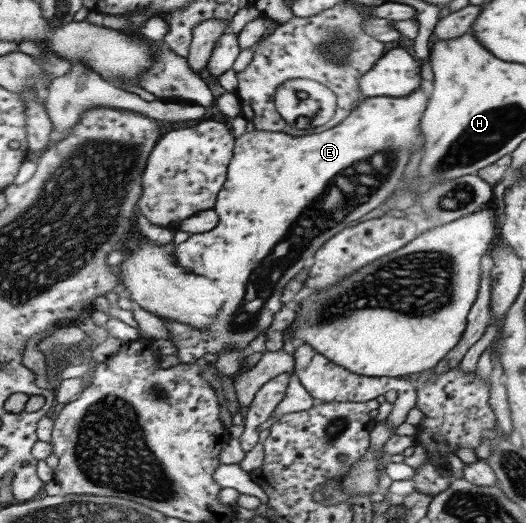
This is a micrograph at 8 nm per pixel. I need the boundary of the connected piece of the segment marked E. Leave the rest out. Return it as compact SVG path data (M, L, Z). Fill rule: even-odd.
M419 87L407 97L369 98L357 105L343 123L327 131L291 136L255 129L244 132L236 139L226 185L220 191L214 207L220 215L219 225L207 234L193 234L187 241L177 245L178 262L183 267L190 267L190 273L207 277L225 301L218 319L208 329L197 329L174 319L160 317L178 349L179 364L197 364L197 359L203 355L219 355L229 348L249 349L250 343L261 332L267 333L275 314L284 306L281 297L287 281L311 267L315 263L315 253L333 235L347 230L351 221L357 222L363 215L381 207L395 193L411 161L411 151L425 149L421 120L429 106L429 99L425 89Z

